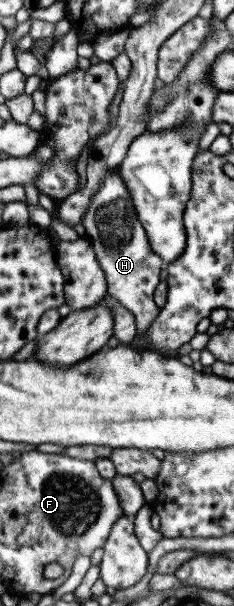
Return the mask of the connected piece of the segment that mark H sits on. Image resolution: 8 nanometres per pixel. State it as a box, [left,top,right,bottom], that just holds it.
[80,168,165,335]

